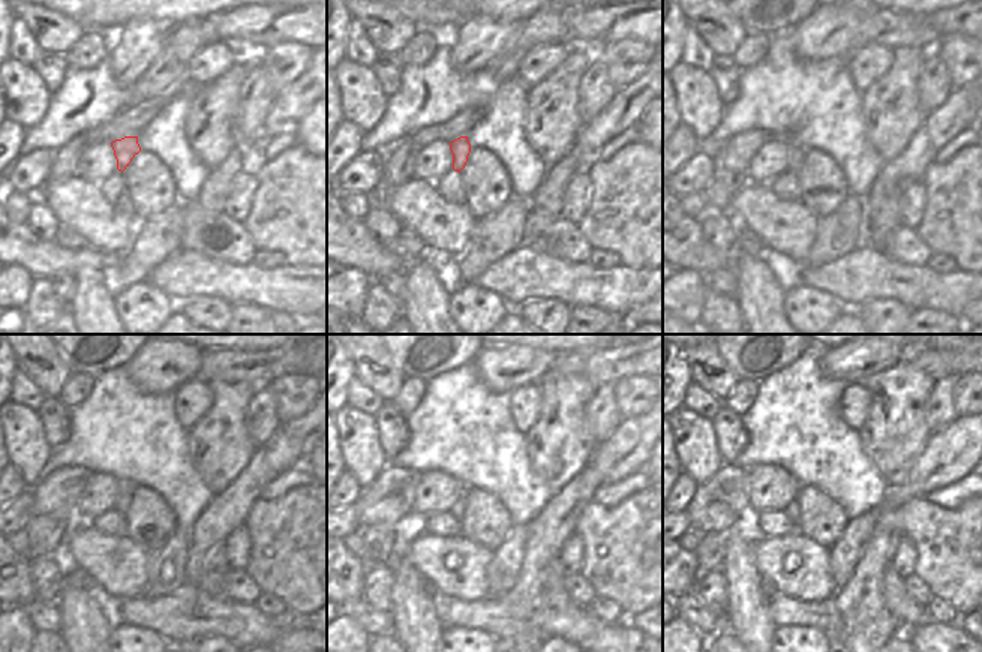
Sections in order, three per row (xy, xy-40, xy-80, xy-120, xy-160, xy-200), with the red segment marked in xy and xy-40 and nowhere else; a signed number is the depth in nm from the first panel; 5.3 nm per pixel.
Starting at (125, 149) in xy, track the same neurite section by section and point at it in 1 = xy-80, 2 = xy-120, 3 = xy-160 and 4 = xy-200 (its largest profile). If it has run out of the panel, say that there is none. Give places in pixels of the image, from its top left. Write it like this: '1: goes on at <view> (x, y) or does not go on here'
1: goes on at xy-80 (796, 153)
2: goes on at xy-120 (125, 495)
3: goes on at xy-160 (458, 510)
4: goes on at xy-200 (792, 510)

